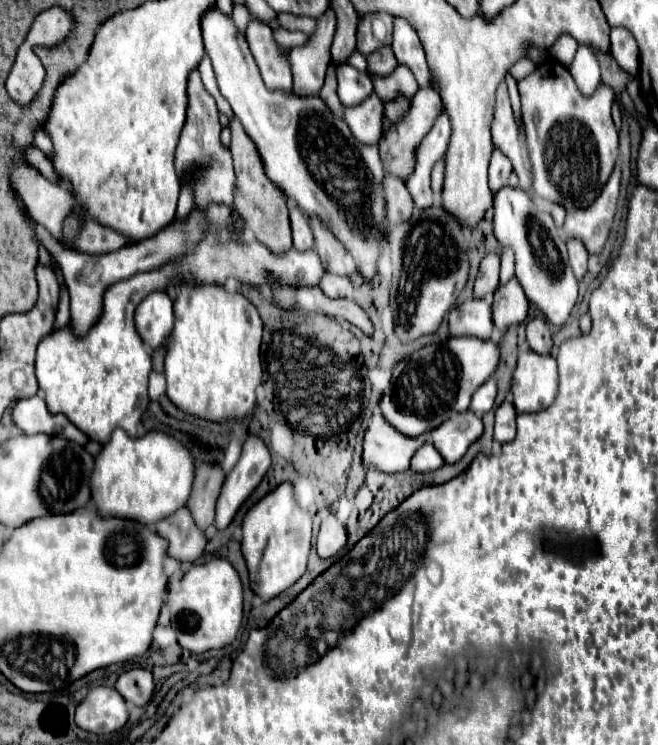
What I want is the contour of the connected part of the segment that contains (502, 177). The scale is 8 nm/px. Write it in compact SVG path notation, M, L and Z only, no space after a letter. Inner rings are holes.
M493 150L491 164L489 164L489 190L491 194L497 194L503 186L507 186L507 178L511 174L511 164L501 156L501 152Z

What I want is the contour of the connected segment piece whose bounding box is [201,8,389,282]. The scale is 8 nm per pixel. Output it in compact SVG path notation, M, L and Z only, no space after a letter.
M217 8L209 10L203 16L203 40L205 50L213 62L217 86L225 100L229 102L235 118L243 124L247 136L253 140L267 178L283 192L285 198L293 200L307 218L319 218L333 236L345 244L351 252L357 272L361 272L365 282L371 282L377 274L377 260L379 260L379 242L387 238L387 220L385 220L385 192L383 192L383 168L379 160L377 146L357 144L349 126L343 120L343 112L331 112L319 96L297 96L293 92L269 90L263 84L259 68L253 60L253 54L247 46L243 34L237 32L233 20L221 14Z

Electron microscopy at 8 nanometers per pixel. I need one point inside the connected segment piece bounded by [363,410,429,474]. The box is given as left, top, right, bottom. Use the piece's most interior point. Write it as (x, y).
(385, 448)

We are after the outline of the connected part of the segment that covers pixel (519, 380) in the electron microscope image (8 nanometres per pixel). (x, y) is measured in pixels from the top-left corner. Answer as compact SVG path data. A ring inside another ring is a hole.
M523 352L513 372L513 406L517 414L539 412L557 394L557 362L553 356Z

